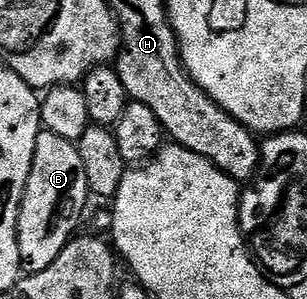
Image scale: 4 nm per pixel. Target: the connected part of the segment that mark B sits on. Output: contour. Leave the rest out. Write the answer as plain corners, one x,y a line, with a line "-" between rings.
40,130
37,145
33,149
33,165
29,169
25,193
19,206
19,266
23,275
41,273
49,269
53,261
57,261
61,249
65,249
67,242
80,230
79,222
83,219
87,199
89,200
89,192
85,181
85,164
81,162
78,146
65,137
57,137
57,133

